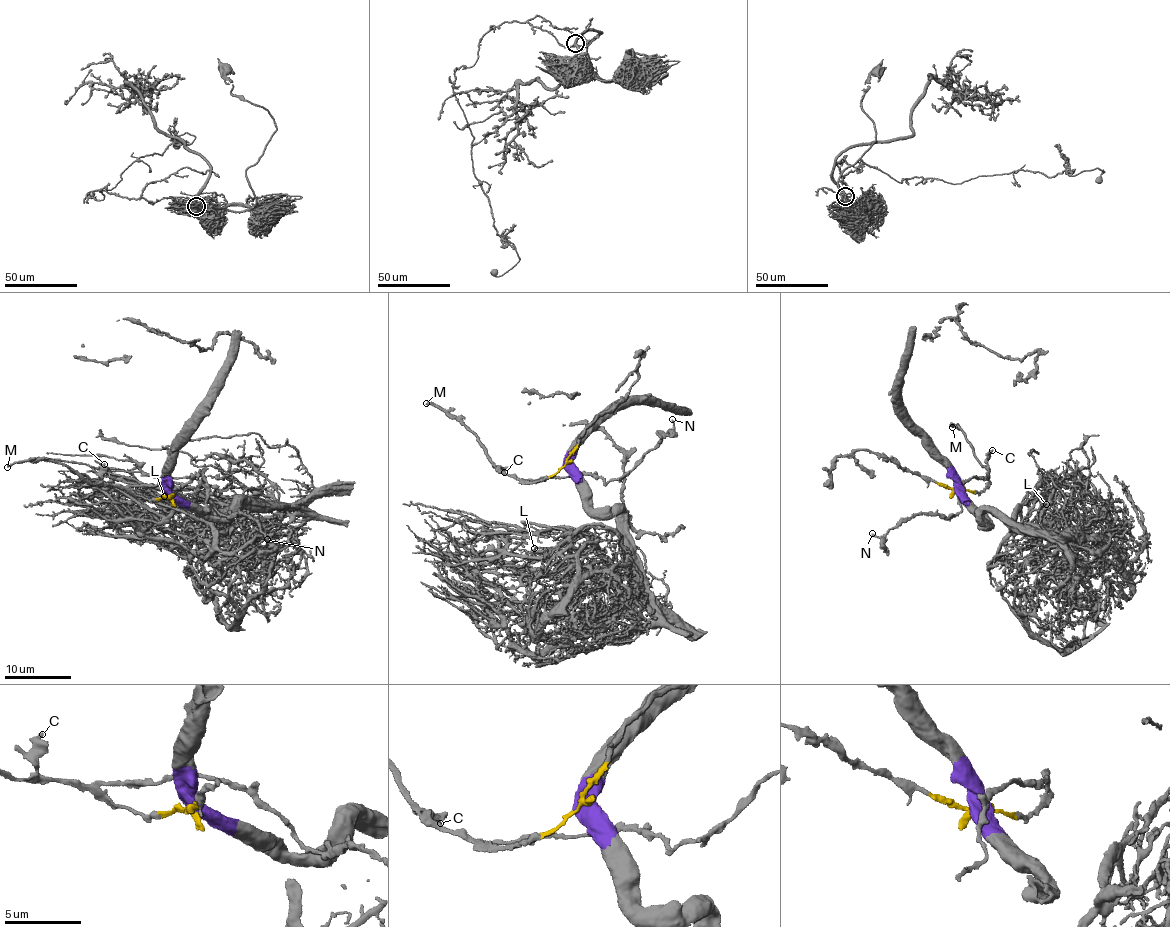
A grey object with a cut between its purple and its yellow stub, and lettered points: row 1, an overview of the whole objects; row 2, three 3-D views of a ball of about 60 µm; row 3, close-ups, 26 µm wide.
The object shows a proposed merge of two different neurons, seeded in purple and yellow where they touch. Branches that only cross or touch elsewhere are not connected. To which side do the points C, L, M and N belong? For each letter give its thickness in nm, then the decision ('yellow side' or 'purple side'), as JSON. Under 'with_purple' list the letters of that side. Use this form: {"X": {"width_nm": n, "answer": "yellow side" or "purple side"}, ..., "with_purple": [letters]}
{"C": {"width_nm": 380, "answer": "yellow side"}, "L": {"width_nm": 150, "answer": "purple side"}, "M": {"width_nm": 280, "answer": "yellow side"}, "N": {"width_nm": 170, "answer": "yellow side"}, "with_purple": ["L"]}

